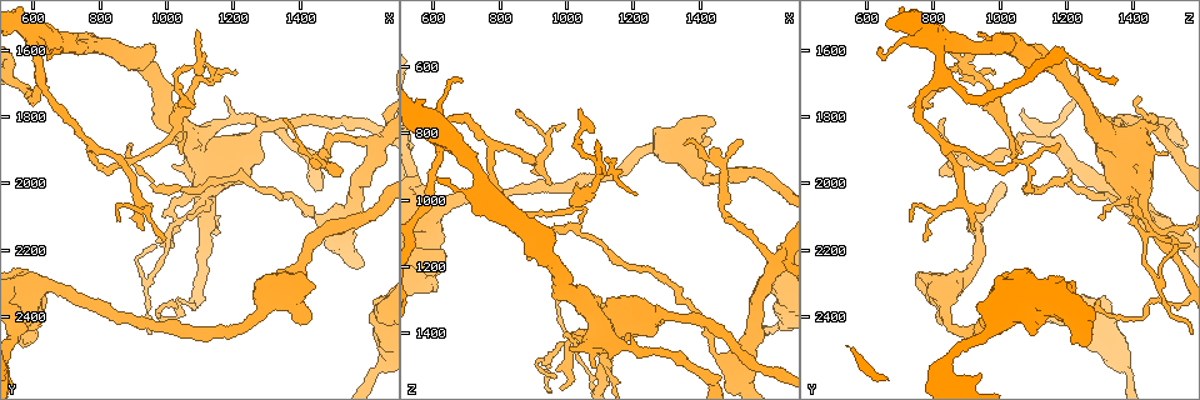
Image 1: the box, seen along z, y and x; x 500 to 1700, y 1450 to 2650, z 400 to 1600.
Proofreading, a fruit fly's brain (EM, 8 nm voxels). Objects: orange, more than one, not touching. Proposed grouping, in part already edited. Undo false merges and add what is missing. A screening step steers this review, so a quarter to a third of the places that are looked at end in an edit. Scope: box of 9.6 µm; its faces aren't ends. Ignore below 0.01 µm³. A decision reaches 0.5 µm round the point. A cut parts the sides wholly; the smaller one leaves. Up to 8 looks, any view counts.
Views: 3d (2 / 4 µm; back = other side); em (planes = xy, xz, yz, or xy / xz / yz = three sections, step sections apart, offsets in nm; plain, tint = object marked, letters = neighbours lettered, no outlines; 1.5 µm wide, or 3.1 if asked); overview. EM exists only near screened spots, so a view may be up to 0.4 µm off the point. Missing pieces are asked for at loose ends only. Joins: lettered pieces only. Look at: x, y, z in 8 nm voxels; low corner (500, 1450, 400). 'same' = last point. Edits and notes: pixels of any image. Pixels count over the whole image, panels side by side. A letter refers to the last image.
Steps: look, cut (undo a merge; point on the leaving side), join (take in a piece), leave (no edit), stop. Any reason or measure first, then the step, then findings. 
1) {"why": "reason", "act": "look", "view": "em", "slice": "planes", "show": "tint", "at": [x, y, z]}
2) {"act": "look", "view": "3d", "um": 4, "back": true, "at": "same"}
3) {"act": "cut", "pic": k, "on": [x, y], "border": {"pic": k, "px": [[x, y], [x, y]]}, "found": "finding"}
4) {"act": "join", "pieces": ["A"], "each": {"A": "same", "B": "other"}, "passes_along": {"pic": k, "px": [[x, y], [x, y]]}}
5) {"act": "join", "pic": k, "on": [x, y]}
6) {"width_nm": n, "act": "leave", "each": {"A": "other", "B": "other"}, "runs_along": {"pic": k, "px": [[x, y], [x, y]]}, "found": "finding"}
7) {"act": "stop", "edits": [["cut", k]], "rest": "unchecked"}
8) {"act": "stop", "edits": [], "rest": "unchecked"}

{"why": "branch point", "act": "look", "view": "em", "slice": "xy", "step": 8, "show": "tint", "at": [890, 1930, 1040]}

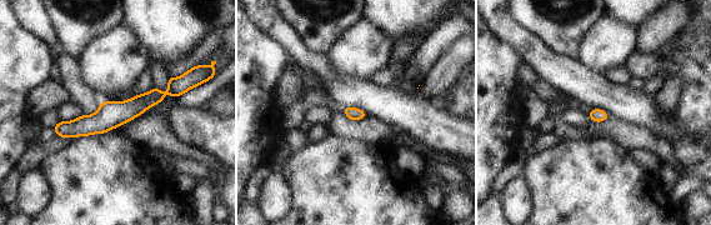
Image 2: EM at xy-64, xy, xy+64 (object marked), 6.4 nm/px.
{"why": "cut it another way", "act": "look", "view": "em", "slice": "planes", "show": "tint", "at": "same"}

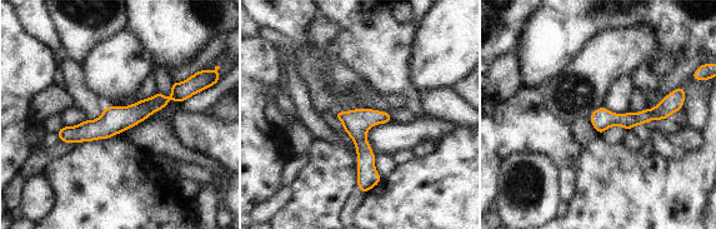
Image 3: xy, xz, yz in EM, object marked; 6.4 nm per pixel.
{"why": "see the neighbours", "act": "look", "view": "em", "slice": "planes", "show": "letters", "at": "same"}

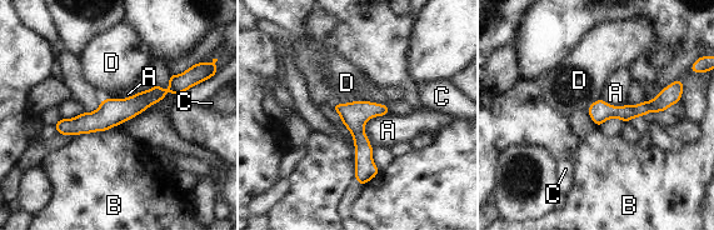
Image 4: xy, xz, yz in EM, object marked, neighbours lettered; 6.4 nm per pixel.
{"act": "leave", "each": {"A": "other", "B": "other", "C": "other", "D": "other"}, "runs_along": {"pic": 4, "px": [[188, 81], [100, 120], [58, 126]]}, "found": "continuous, no second neuron"}

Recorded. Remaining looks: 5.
{"why": "branch stops here", "act": "look", "view": "em", "slice": "planes", "show": "letters", "at": [1060, 2100, 1290]}

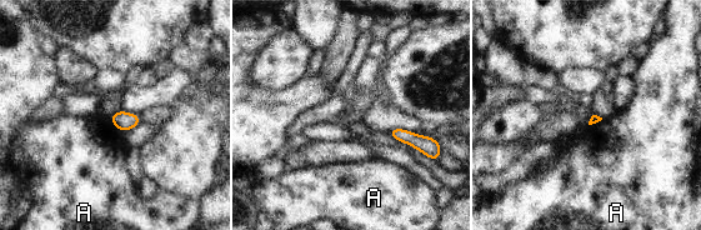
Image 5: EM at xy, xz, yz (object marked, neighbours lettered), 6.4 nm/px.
{"act": "leave", "each": {"A": "other"}, "found": "no lettered piece goes on from it"}

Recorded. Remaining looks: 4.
{"why": "thick end", "act": "look", "view": "em", "slice": "planes", "show": "letters", "at": [620, 2430, 1110]}

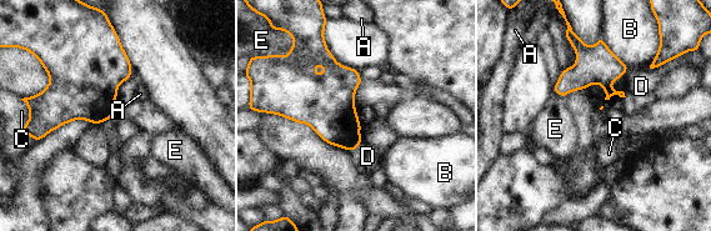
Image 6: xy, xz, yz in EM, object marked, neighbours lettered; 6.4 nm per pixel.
{"act": "leave", "each": {"A": "other", "B": "other", "C": "other", "D": "other", "E": "other"}, "border": {"pic": 6, "px": [[108, 120], [91, 125]]}, "found": "no lettered piece goes on from it"}

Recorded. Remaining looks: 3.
{"act": "stop", "edits": [], "rest": "unchecked"}

